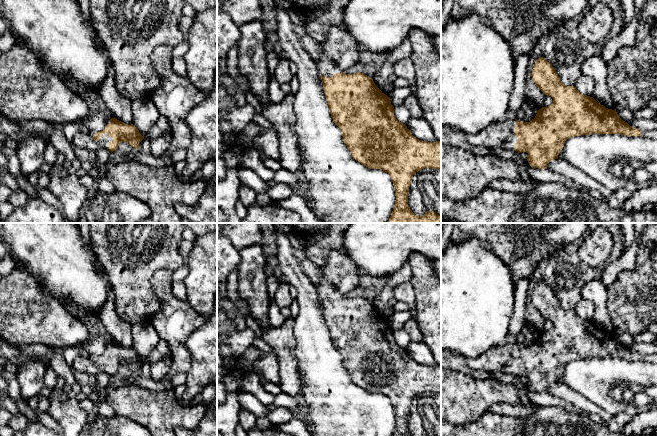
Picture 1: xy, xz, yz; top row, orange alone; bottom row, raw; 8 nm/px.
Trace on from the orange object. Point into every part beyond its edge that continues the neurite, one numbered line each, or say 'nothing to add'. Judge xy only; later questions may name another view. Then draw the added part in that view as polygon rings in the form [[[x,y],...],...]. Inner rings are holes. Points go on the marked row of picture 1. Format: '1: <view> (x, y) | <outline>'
1: xy (104, 140) | [[[104,133],[97,143],[100,145],[101,148],[109,150],[109,143],[113,140],[112,137],[109,137],[106,133]]]

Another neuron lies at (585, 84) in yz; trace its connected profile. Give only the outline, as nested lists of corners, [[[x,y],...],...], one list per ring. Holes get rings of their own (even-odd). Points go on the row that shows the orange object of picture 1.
[[[579,75],[576,79],[574,87],[583,95],[594,96],[595,81],[588,75]]]

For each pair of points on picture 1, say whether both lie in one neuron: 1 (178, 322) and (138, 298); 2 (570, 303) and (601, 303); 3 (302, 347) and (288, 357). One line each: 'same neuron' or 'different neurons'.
1: different neurons
2: different neurons
3: different neurons

